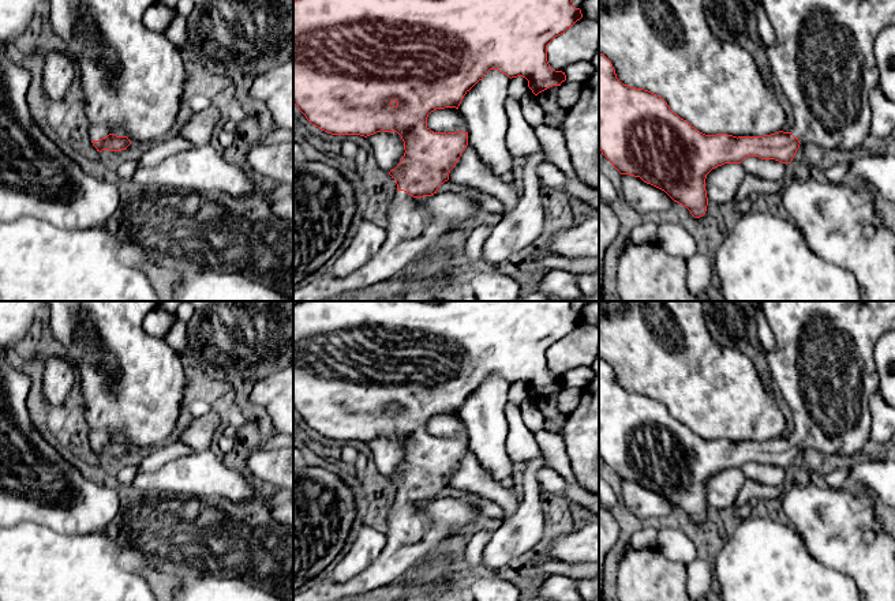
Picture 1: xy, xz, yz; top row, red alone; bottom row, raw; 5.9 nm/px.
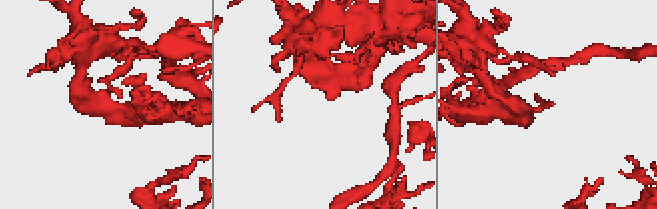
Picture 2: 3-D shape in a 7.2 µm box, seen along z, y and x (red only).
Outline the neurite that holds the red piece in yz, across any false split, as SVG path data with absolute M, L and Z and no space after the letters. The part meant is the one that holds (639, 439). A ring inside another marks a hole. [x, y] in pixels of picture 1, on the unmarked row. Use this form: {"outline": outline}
{"outline": "M761 301L761 307L775 338L775 348L767 353L769 372L793 414L794 432L790 437L738 443L727 439L705 440L674 418L662 402L623 390L611 367L599 357L599 455L621 480L640 482L664 496L694 523L707 517L705 484L718 472L741 469L748 462L787 470L801 450L845 458L857 455L870 442L869 398L880 384L875 345L884 333L895 330L895 301Z"}

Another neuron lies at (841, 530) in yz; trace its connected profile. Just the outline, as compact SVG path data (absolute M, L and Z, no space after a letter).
M793 485L780 496L780 506L802 537L812 557L827 568L851 578L861 601L895 601L895 540L876 517L876 499L858 488Z

